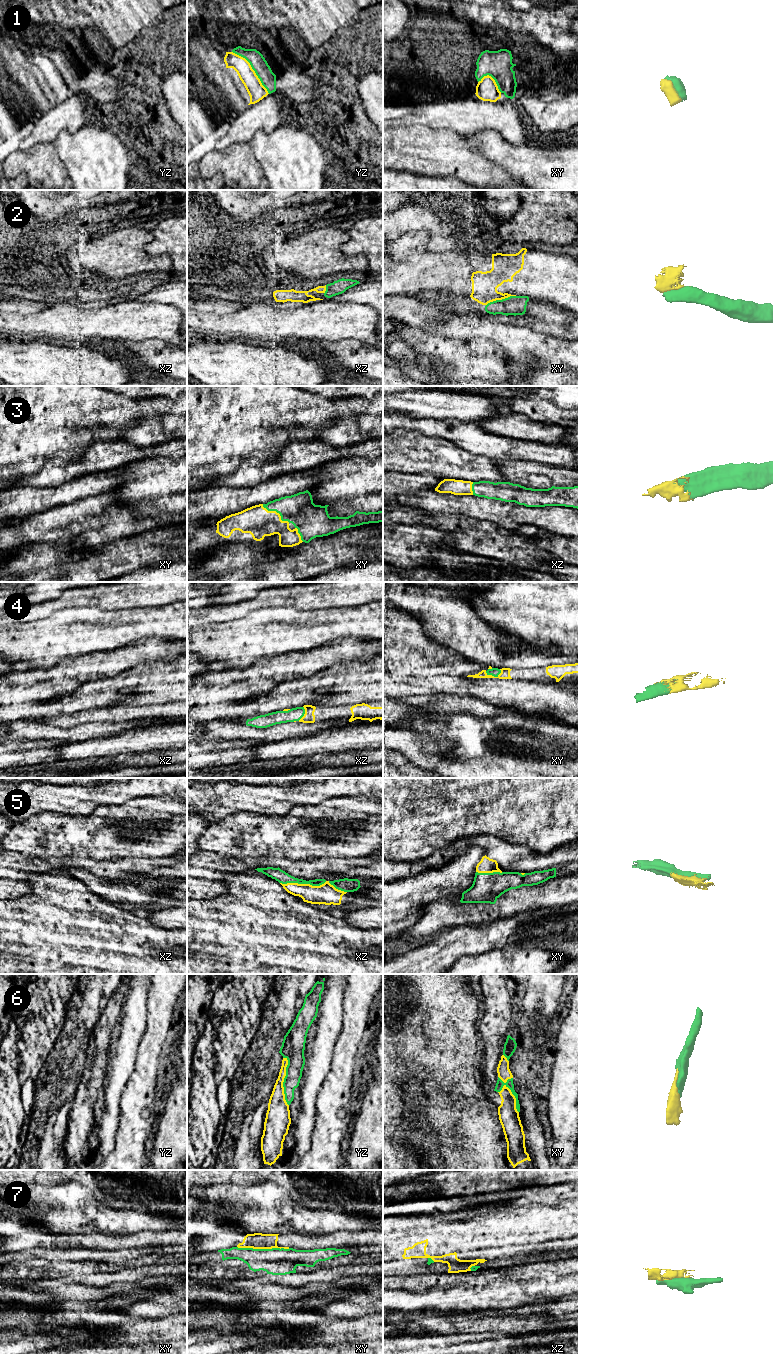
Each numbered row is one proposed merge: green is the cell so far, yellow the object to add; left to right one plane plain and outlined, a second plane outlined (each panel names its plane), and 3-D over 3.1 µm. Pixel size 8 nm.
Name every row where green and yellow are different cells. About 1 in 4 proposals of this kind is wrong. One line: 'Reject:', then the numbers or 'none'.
Reject: 2, 7

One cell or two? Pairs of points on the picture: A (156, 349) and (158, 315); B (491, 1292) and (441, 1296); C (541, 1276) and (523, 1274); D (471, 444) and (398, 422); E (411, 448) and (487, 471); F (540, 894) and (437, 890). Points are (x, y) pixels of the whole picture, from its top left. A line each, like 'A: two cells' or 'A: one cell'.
A: two cells
B: one cell
C: one cell
D: one cell
E: one cell
F: two cells

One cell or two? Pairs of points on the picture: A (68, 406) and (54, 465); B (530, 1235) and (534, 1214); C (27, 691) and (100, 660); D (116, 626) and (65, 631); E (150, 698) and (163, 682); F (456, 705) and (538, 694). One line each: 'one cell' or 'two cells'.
A: two cells
B: one cell
C: one cell
D: one cell
E: two cells
F: two cells

